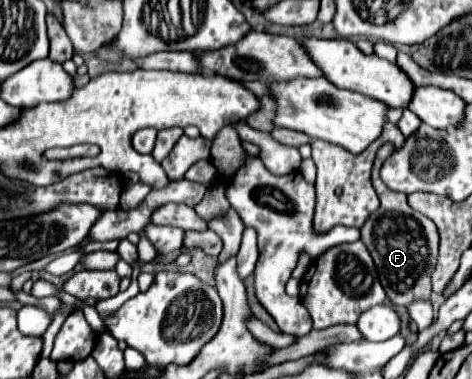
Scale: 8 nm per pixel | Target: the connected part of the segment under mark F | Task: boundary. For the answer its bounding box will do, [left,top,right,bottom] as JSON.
[361,145,439,305]

